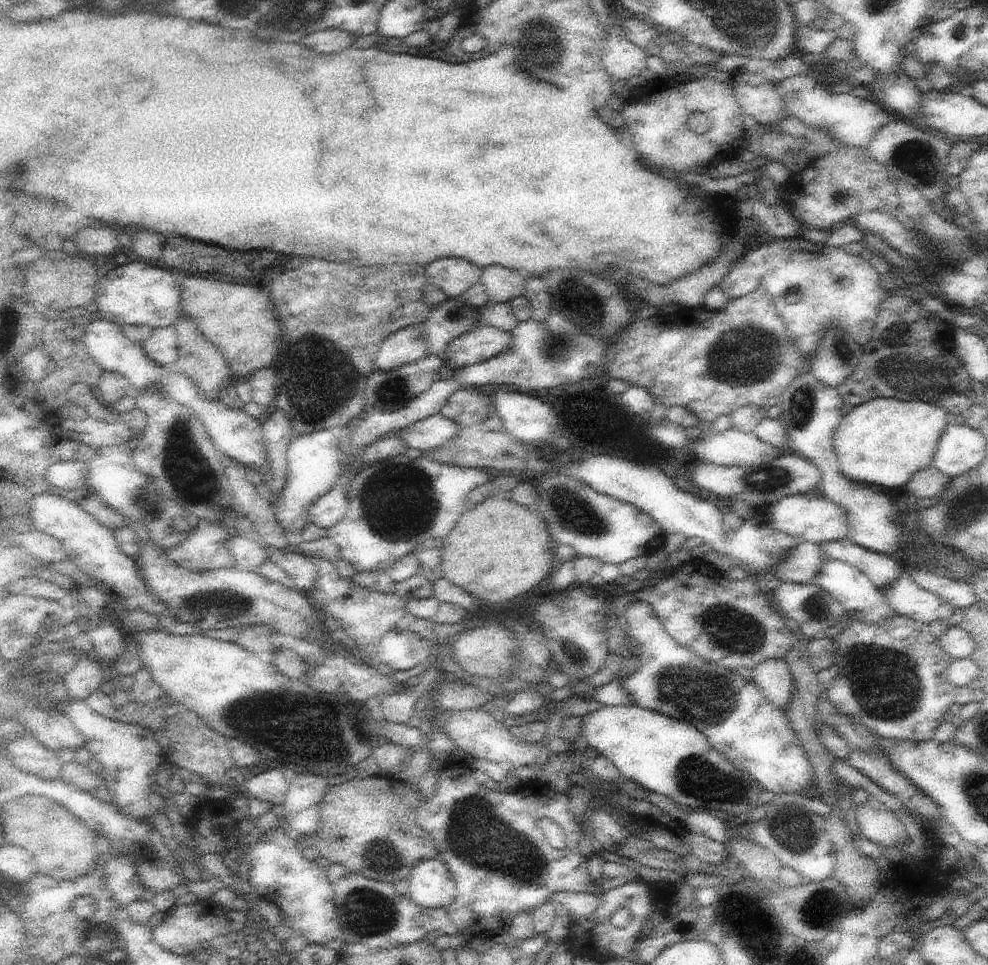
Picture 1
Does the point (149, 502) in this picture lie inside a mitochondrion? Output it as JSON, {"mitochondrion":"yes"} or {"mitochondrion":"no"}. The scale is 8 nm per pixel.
{"mitochondrion":"yes"}

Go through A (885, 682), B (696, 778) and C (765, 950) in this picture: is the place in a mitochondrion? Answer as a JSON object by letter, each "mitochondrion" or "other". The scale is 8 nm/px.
{"A":"mitochondrion","B":"mitochondrion","C":"other"}

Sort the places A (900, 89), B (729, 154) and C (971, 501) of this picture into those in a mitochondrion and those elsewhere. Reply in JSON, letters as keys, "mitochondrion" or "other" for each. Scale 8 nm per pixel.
{"A":"other","B":"other","C":"mitochondrion"}

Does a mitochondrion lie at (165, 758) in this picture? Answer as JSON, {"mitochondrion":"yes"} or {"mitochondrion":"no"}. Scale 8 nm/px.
{"mitochondrion":"no"}

